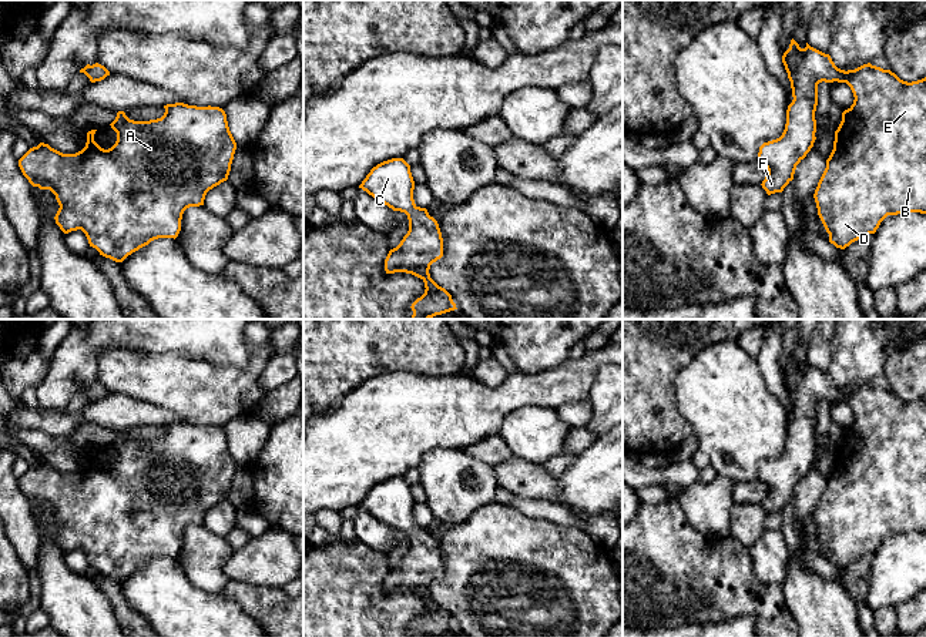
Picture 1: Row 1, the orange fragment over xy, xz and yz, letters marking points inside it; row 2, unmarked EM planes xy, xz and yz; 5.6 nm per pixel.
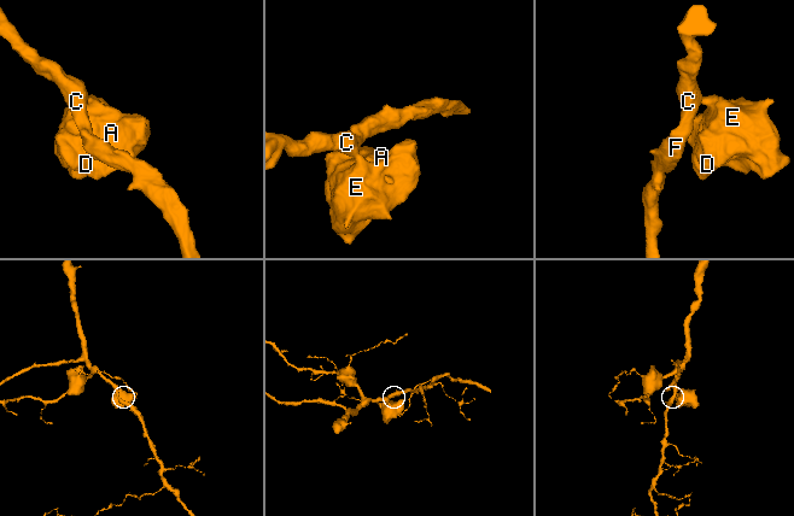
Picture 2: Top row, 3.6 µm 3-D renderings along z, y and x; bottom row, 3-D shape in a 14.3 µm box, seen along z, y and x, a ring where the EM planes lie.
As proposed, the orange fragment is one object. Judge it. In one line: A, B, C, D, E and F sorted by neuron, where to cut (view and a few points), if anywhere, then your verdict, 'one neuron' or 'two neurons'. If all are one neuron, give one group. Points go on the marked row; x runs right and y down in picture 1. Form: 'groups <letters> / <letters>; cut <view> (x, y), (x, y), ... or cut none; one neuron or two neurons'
groups A B C D E F; cut none; one neuron

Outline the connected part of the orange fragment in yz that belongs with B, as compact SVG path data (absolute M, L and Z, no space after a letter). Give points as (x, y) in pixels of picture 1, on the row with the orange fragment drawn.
M794 38L782 63L794 100L786 110L782 135L759 147L758 161L768 170L761 184L766 194L782 192L794 180L796 165L813 147L818 84L838 81L850 87L855 100L842 113L833 150L813 194L829 242L845 249L862 237L875 234L888 215L926 214L926 77L907 83L870 63L845 71L835 66L829 54L808 43L801 48Z

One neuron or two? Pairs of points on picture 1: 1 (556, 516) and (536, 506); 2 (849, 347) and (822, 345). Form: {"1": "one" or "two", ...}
{"1": "one", "2": "two"}

